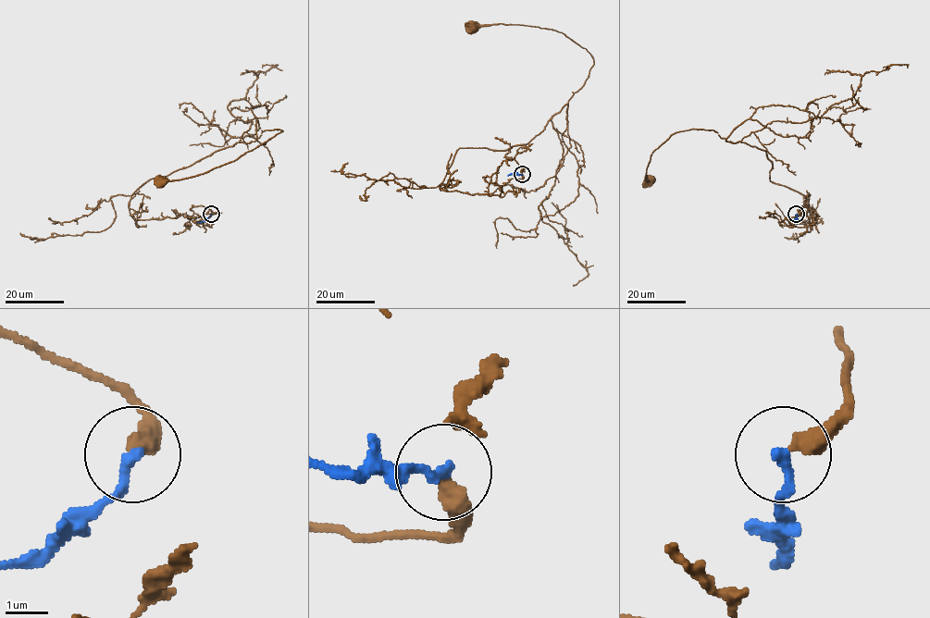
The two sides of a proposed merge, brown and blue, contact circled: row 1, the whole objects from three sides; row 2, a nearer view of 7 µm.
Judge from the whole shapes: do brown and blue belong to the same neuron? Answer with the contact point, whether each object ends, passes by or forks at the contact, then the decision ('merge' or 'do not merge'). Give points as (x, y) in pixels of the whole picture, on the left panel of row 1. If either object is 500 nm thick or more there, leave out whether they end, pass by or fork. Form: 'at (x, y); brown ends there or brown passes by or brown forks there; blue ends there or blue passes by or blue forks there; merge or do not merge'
at (211, 214); brown ends there; blue ends there; merge

